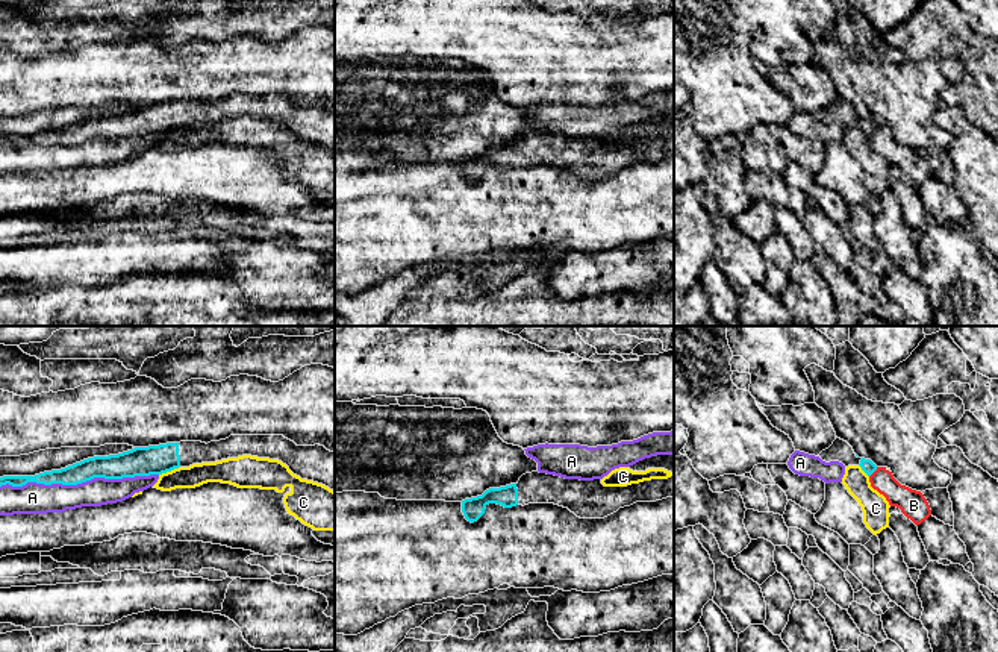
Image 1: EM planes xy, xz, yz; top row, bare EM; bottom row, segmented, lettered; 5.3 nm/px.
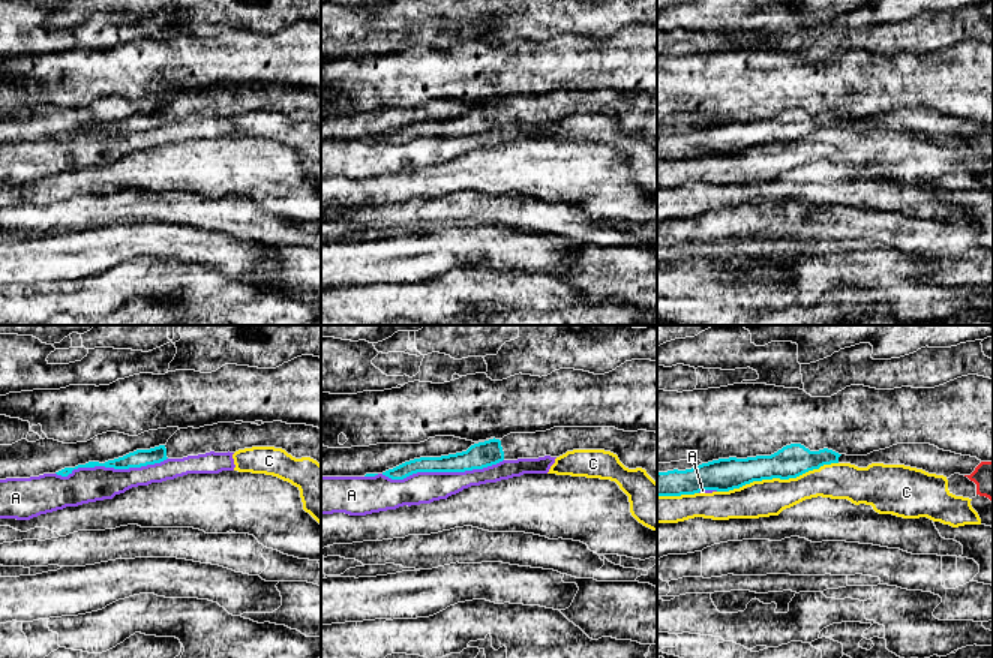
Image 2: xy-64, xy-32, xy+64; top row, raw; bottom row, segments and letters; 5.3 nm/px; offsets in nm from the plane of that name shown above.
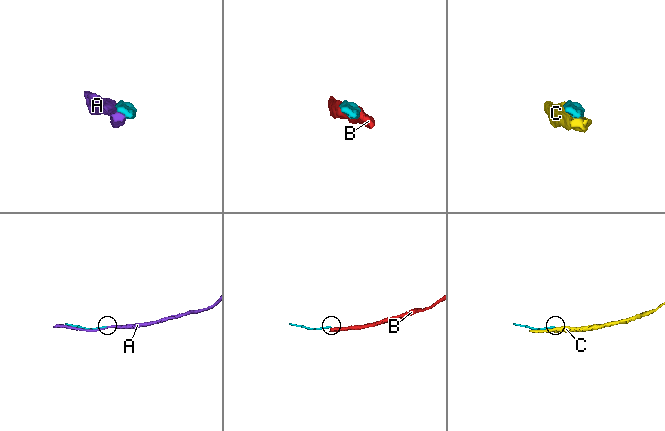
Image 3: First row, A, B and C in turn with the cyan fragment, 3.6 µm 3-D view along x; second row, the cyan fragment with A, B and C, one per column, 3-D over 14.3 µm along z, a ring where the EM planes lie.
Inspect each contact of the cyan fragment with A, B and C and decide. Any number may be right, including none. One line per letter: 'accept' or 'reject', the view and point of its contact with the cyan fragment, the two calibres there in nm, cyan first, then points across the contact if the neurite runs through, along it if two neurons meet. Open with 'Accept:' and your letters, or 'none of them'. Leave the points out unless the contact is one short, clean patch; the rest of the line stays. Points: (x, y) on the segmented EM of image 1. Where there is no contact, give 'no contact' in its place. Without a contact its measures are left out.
Accept: none of them
A: reject; contact xy (79, 482); calibres 130 and 160 nm
B: reject; contact yz (874, 470); calibres 70 and 130 nm; border yz (877, 467), (870, 476)
C: reject; contact xy (168, 470); calibres 160 and 120 nm

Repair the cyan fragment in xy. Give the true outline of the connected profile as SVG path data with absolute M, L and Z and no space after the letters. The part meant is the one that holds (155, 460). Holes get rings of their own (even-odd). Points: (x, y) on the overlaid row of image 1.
M230 435L226 440L201 443L180 441L94 456L61 470L35 476L3 476L2 485L23 487L27 482L44 485L77 485L94 478L123 479L162 475L179 467L215 462L227 458L251 455L279 459L301 479L323 484L335 491L335 452L324 446L297 446L283 435Z

